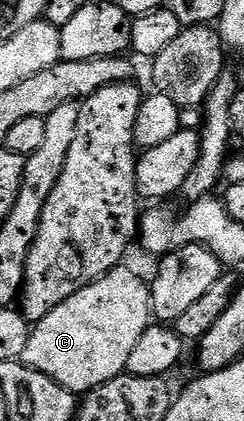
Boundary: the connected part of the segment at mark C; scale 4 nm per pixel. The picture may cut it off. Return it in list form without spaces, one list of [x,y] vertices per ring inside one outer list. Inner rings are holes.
[[[122,264],[116,270],[109,270],[102,278],[96,278],[90,286],[84,286],[79,292],[75,292],[75,296],[71,296],[67,300],[63,300],[63,304],[59,304],[59,308],[55,308],[55,312],[51,312],[51,316],[47,316],[44,320],[36,323],[29,331],[29,339],[27,340],[27,348],[23,352],[20,361],[26,366],[35,368],[39,372],[43,372],[47,376],[51,376],[51,380],[55,380],[59,384],[63,384],[63,388],[74,392],[88,392],[94,390],[99,384],[107,384],[107,380],[115,380],[120,374],[126,373],[125,365],[131,357],[131,352],[138,342],[139,336],[143,336],[143,332],[151,325],[151,307],[149,304],[149,288],[150,283],[145,282],[133,270],[128,270],[128,265]]]

